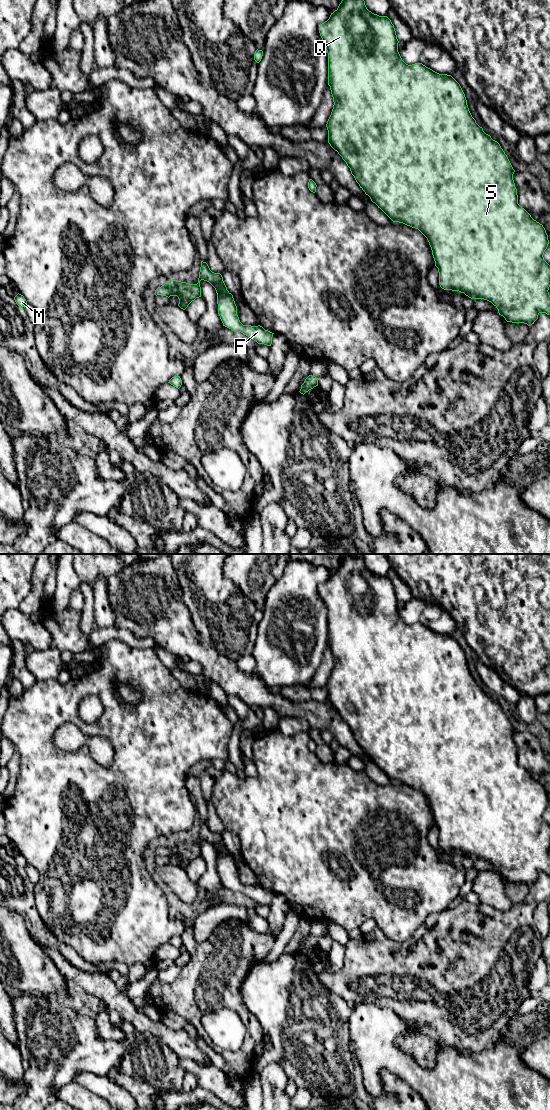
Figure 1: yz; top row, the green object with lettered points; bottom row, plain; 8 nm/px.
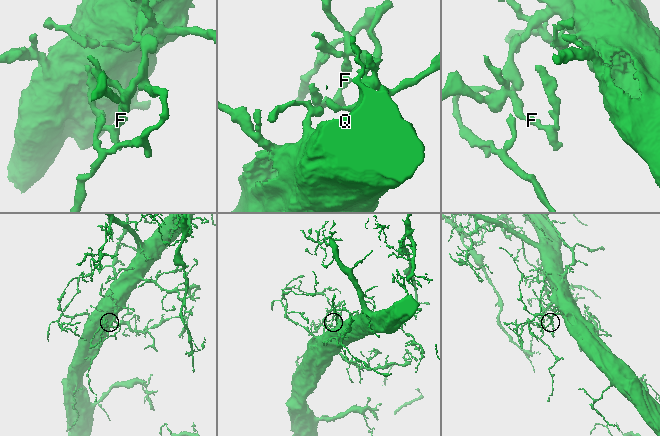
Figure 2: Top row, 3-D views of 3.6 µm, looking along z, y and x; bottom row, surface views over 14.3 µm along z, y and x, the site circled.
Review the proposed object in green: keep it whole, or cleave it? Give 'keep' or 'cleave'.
keep

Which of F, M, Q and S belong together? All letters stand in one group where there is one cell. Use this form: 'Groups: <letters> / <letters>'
Groups: F M Q S

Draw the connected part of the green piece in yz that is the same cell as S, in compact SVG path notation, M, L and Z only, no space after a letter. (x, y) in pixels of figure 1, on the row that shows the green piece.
M342 0L329 19L320 25L319 33L328 53L328 85L334 102L326 124L328 143L346 162L360 188L378 208L393 222L418 229L427 238L435 266L438 268L440 287L459 291L471 299L491 302L507 322L531 326L540 313L550 315L550 265L543 257L549 244L548 235L543 225L518 204L513 180L515 170L500 144L486 134L472 117L460 84L451 75L439 74L422 63L406 64L398 52L399 41L391 20L387 16L379 16L369 11L364 0Z

